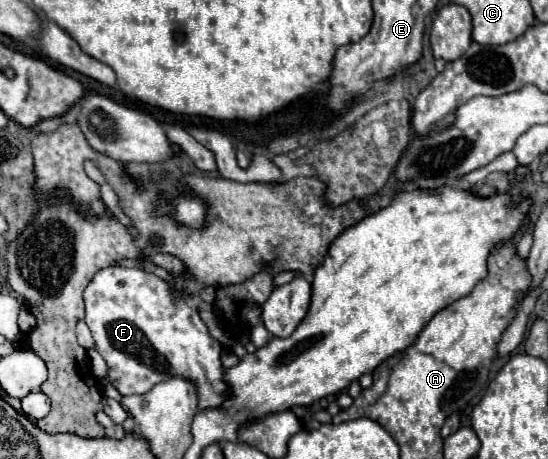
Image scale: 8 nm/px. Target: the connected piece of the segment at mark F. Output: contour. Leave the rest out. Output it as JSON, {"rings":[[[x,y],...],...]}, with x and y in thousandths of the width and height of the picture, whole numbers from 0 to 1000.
{"rings":[[[230,582],[182,586],[164,612],[164,621],[153,630],[153,660],[157,660],[153,699],[168,721],[175,765],[197,791],[197,826],[215,847],[219,861],[270,856],[285,834],[328,821],[358,839],[361,895],[398,891],[405,882],[405,865],[416,865],[416,834],[409,826],[412,800],[405,795],[401,782],[405,769],[401,743],[380,730],[380,717],[358,673],[339,664],[339,656],[318,656],[310,621],[292,603],[285,603],[281,595]]]}

